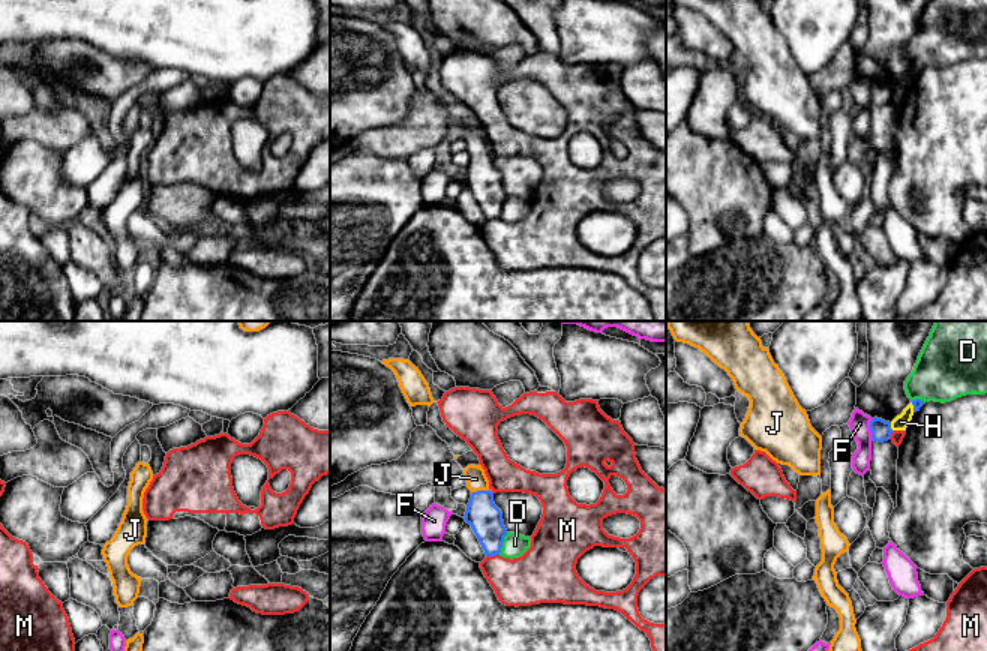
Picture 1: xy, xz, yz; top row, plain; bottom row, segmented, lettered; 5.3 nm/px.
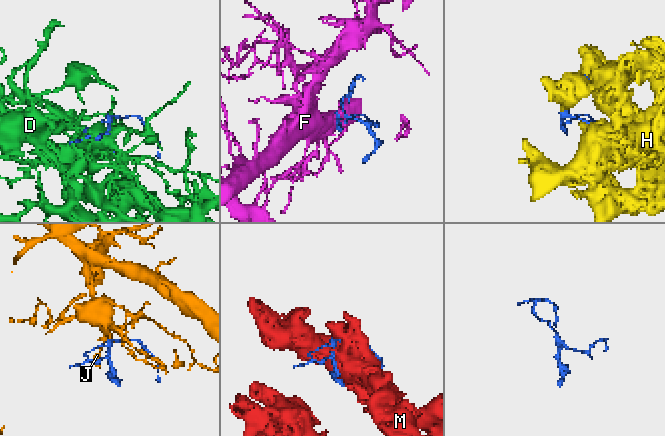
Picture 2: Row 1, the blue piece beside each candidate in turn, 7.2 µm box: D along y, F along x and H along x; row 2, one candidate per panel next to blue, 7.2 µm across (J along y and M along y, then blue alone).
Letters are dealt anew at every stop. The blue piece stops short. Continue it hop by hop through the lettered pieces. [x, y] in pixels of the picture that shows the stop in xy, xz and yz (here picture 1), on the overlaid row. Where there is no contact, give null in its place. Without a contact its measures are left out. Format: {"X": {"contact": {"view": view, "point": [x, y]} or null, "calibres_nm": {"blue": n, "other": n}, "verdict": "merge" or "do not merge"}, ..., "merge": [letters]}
{"D": {"contact": {"view": "xz", "point": [501, 543]}, "calibres_nm": {"blue": 180, "other": 130}, "verdict": "do not merge"}, "F": {"contact": {"view": "yz", "point": [870, 429]}, "calibres_nm": {"blue": 110, "other": 110}, "verdict": "do not merge"}, "H": {"contact": {"view": "yz", "point": [890, 426]}, "calibres_nm": {"blue": 110, "other": 80}, "verdict": "do not merge"}, "J": {"contact": {"view": "xz", "point": [479, 491]}, "calibres_nm": {"blue": 180, "other": 110}, "verdict": "merge"}, "M": {"contact": {"view": "xz", "point": [492, 555]}, "calibres_nm": {"blue": 180, "other": 280}, "verdict": "do not merge"}, "merge": ["J"]}

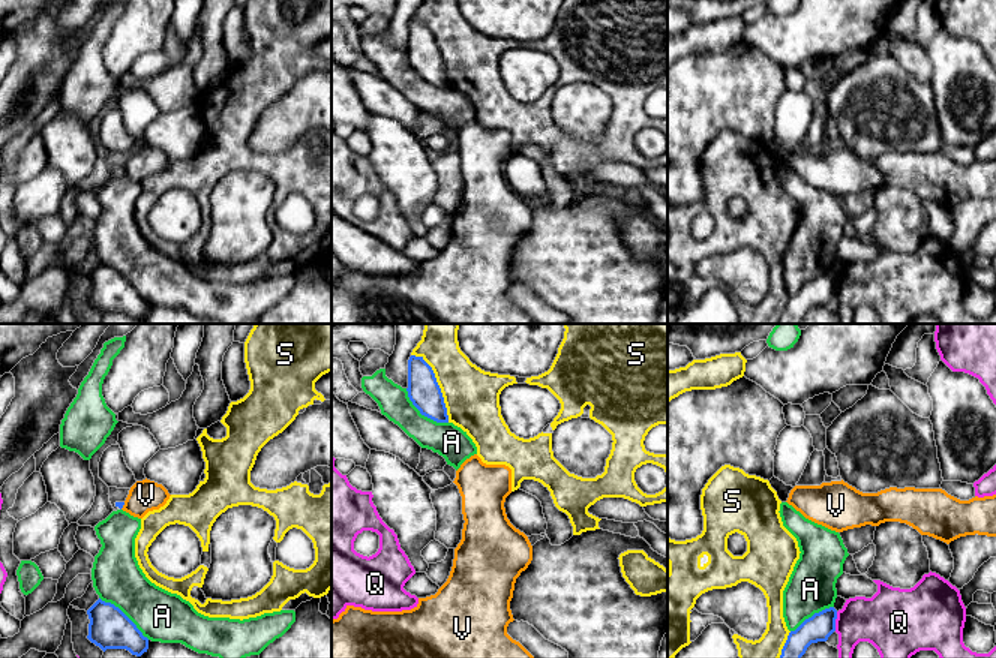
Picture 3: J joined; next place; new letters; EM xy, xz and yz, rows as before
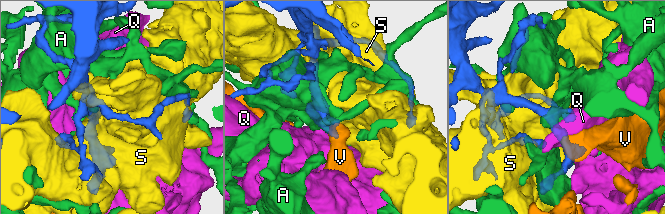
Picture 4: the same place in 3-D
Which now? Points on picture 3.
{"A": {"contact": {"view": "xy", "point": [125, 615]}, "calibres_nm": {"blue": 220, "other": 280}, "verdict": "do not merge"}, "Q": {"contact": {"view": "yz", "point": [834, 621]}, "calibres_nm": {"blue": 150, "other": 260}, "verdict": "do not merge"}, "S": {"contact": {"view": "xz", "point": [438, 385]}, "calibres_nm": {"blue": 170, "other": 300}, "verdict": "do not merge"}, "V": {"contact": {"view": "xy", "point": [123, 504]}, "calibres_nm": {"blue": 30, "other": 170}, "verdict": "do not merge"}, "merge": []}

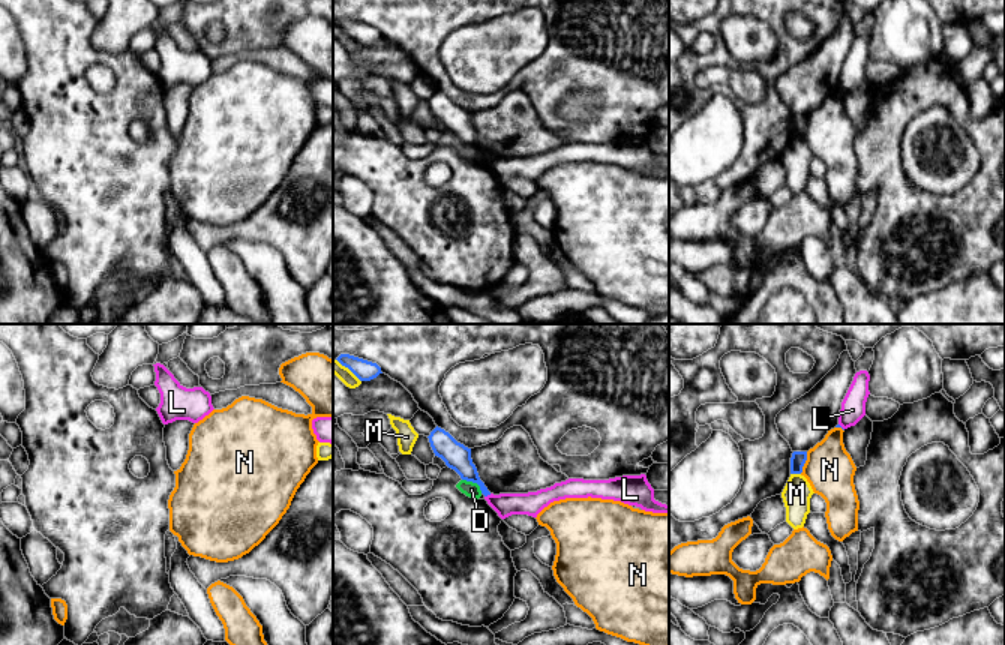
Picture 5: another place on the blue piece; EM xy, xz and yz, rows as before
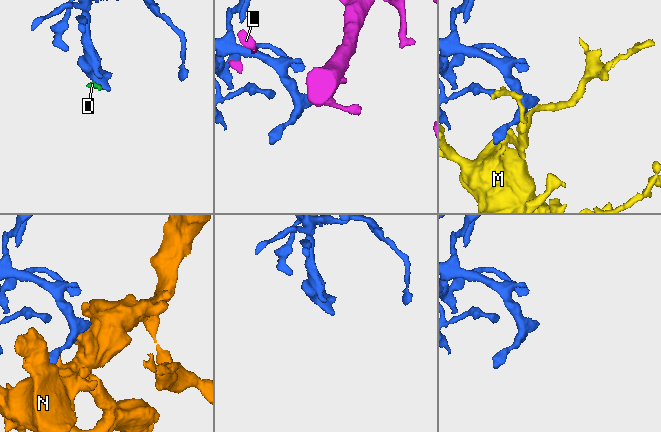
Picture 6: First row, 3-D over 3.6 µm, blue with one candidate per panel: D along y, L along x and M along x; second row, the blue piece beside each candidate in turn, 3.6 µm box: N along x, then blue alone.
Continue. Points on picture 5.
{"D": {"contact": {"view": "xz", "point": [474, 482]}, "calibres_nm": {"blue": 140, "other": 80}, "verdict": "do not merge"}, "L": {"contact": {"view": "xz", "point": [488, 494]}, "calibres_nm": {"blue": 140, "other": 130}, "verdict": "do not merge"}, "M": {"contact": {"view": "yz", "point": [795, 473]}, "calibres_nm": {"blue": 80, "other": 150}, "verdict": "do not merge"}, "N": {"contact": {"view": "yz", "point": [804, 462]}, "calibres_nm": {"blue": 80, "other": 260}, "verdict": "do not merge"}, "merge": []}

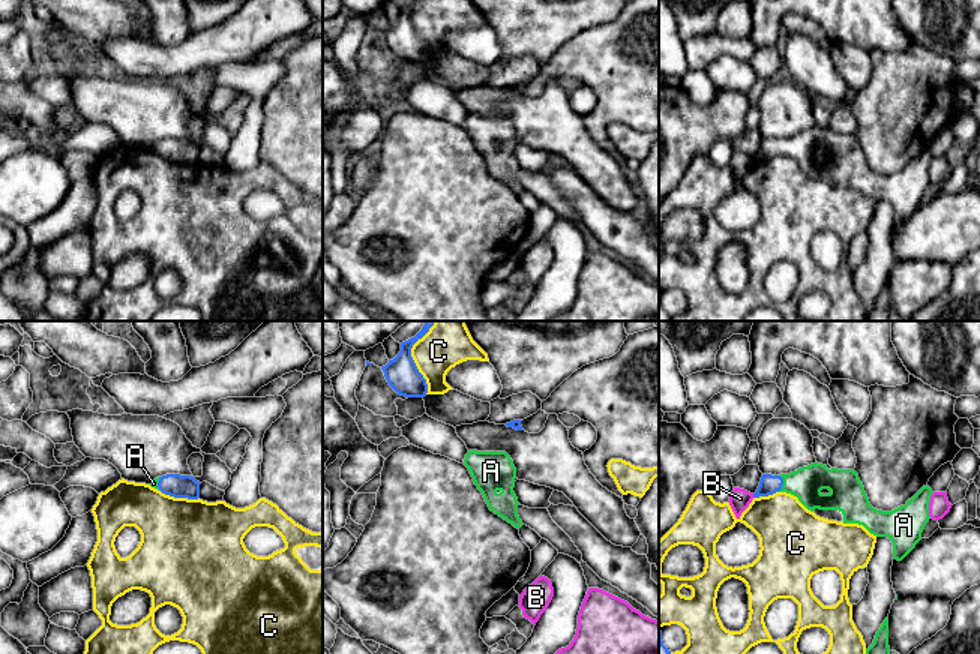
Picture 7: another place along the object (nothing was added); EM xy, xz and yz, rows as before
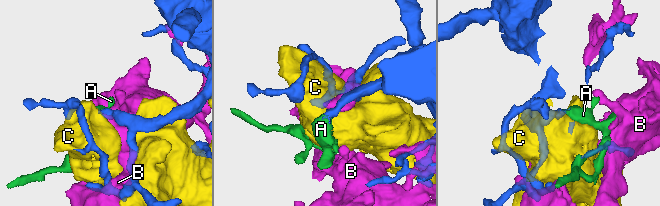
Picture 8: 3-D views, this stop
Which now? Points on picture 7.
{"A": {"contact": {"view": "yz", "point": [782, 483]}, "calibres_nm": {"blue": 110, "other": 180}, "verdict": "merge"}, "B": {"contact": {"view": "yz", "point": [754, 495]}, "calibres_nm": {"blue": 110, "other": 110}, "verdict": "do not merge"}, "C": {"contact": {"view": "xz", "point": [411, 357]}, "calibres_nm": {"blue": 180, "other": 240}, "verdict": "do not merge"}, "merge": ["A"]}

